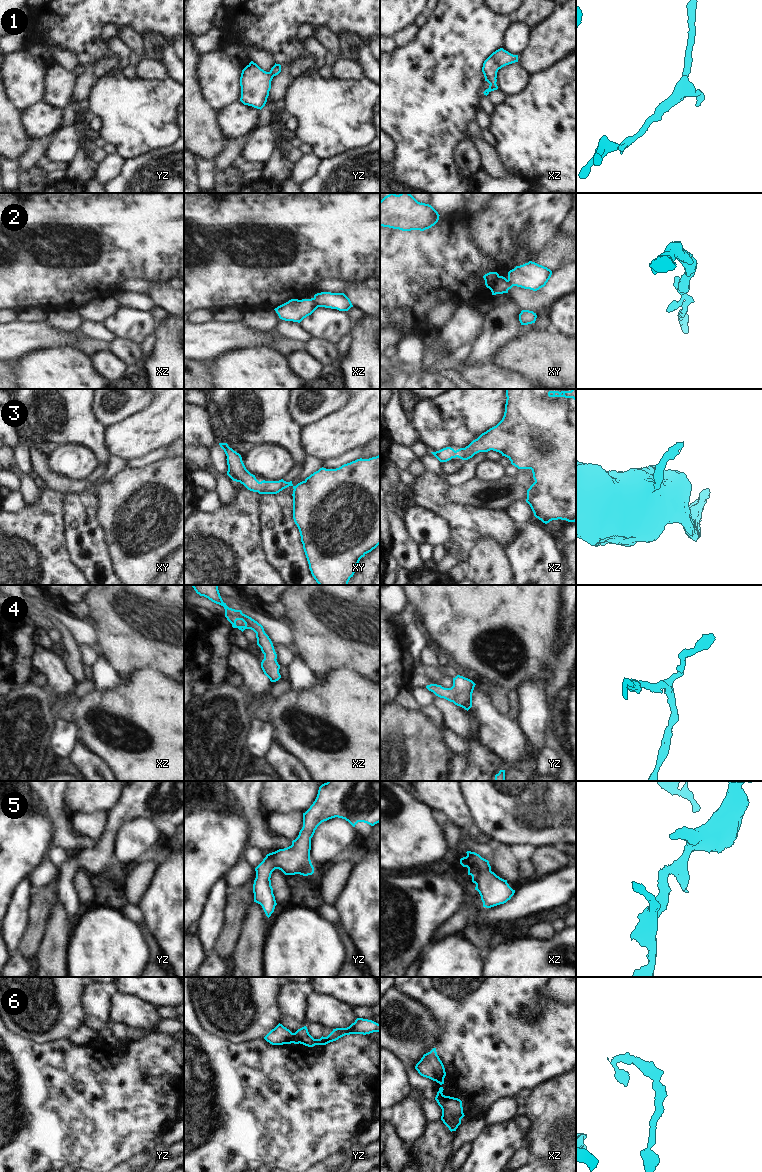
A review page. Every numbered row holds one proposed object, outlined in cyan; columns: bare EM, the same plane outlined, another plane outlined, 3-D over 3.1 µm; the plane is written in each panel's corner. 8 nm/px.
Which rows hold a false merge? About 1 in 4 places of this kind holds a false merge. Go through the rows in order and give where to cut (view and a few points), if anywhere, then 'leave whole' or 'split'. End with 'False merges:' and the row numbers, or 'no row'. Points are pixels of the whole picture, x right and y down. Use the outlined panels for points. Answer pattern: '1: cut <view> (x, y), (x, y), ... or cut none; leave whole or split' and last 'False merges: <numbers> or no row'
1: cut none; leave whole
2: cut xz (313, 298), (319, 306); split
3: cut none; leave whole
4: cut none; leave whole
5: cut none; leave whole
6: cut yz (294, 1033), (292, 1042); split
False merges: 2, 6

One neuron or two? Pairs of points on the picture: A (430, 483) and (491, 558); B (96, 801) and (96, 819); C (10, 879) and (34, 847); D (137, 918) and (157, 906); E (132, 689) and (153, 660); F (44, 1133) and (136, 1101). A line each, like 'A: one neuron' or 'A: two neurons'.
A: two neurons
B: two neurons
C: one neuron
D: two neurons
E: two neurons
F: one neuron

